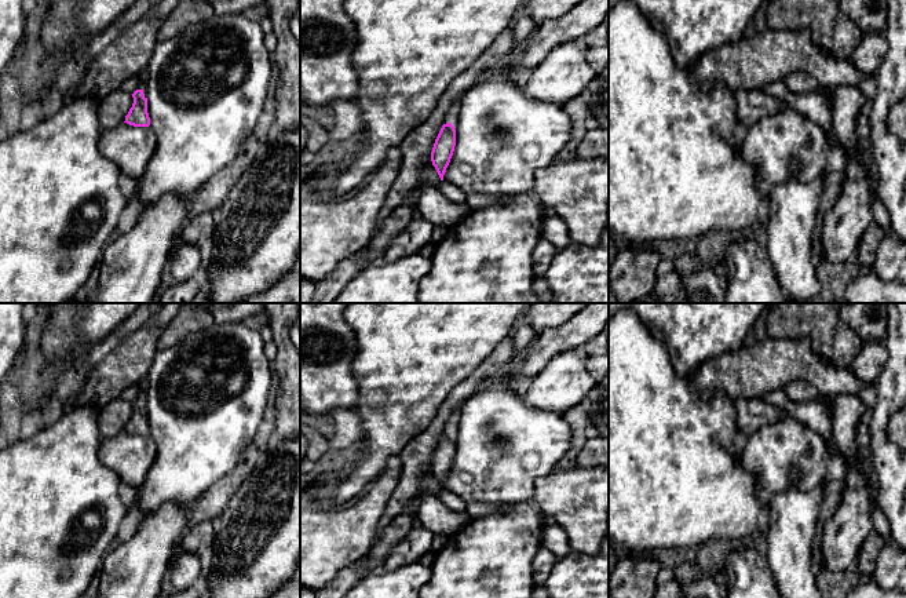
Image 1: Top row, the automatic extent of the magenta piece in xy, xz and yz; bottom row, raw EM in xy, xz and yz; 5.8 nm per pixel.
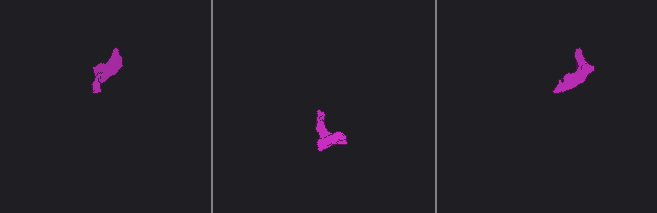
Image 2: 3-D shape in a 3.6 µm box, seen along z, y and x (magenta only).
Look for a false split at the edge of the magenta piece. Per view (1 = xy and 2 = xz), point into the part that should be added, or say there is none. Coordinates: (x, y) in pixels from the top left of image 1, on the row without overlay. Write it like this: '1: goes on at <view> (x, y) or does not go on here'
1: goes on at xy (142, 394)
2: goes on at xz (453, 422)

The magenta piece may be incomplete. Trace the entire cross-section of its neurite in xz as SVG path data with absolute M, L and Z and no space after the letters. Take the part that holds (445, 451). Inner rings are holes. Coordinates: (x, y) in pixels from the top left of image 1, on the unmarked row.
M460 409L454 411L445 423L443 434L435 448L431 460L431 470L441 489L443 489L443 484L454 460L459 426L460 426Z

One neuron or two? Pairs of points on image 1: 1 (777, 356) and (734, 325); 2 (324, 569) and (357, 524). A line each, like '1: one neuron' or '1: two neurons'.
1: two neurons
2: one neuron

